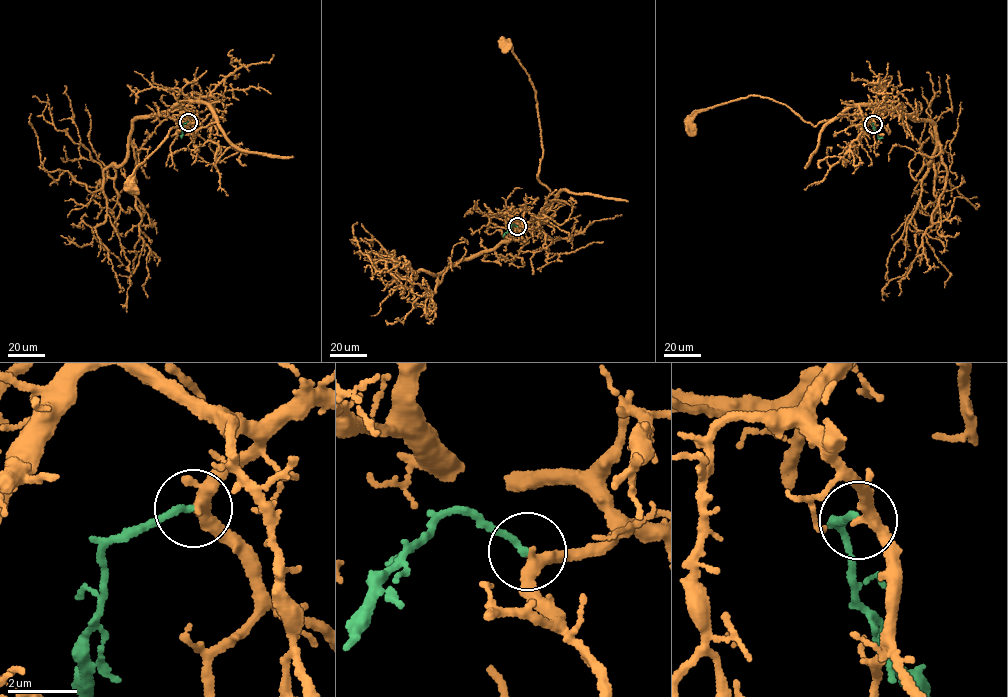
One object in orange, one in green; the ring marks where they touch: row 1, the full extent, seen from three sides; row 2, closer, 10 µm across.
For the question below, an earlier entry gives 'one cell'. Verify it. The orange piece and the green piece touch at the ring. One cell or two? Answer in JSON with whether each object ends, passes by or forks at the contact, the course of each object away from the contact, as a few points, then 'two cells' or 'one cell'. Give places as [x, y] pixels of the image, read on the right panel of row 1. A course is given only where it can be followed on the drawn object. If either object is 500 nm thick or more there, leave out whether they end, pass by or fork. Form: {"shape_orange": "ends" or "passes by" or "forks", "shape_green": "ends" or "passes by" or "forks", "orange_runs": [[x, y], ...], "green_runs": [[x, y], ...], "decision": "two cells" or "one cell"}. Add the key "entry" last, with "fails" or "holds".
{"shape_orange": "passes by", "shape_green": "ends", "orange_runs": [[873, 124], [873, 105], [850, 106], [813, 126], [785, 105], [749, 95], [699, 111], [690, 125]], "green_runs": [[873, 124], [878, 138], [883, 138]], "decision": "one cell", "entry": "holds"}

